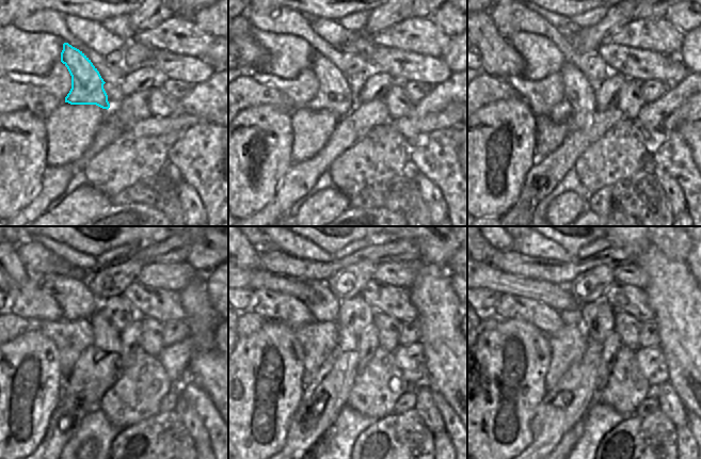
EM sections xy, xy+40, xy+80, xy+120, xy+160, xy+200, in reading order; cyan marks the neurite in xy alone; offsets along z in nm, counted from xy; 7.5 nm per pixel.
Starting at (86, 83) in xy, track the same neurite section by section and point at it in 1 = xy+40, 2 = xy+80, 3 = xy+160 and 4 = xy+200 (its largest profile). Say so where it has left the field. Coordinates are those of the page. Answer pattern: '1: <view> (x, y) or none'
1: xy+40 (335, 94)
2: xy+80 (579, 99)
3: xy+160 (332, 386)
4: xy+200 (574, 391)

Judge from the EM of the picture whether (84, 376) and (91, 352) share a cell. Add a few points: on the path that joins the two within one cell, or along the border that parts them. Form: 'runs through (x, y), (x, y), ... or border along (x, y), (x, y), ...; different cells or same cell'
runs through (86, 370), (90, 358); same cell

